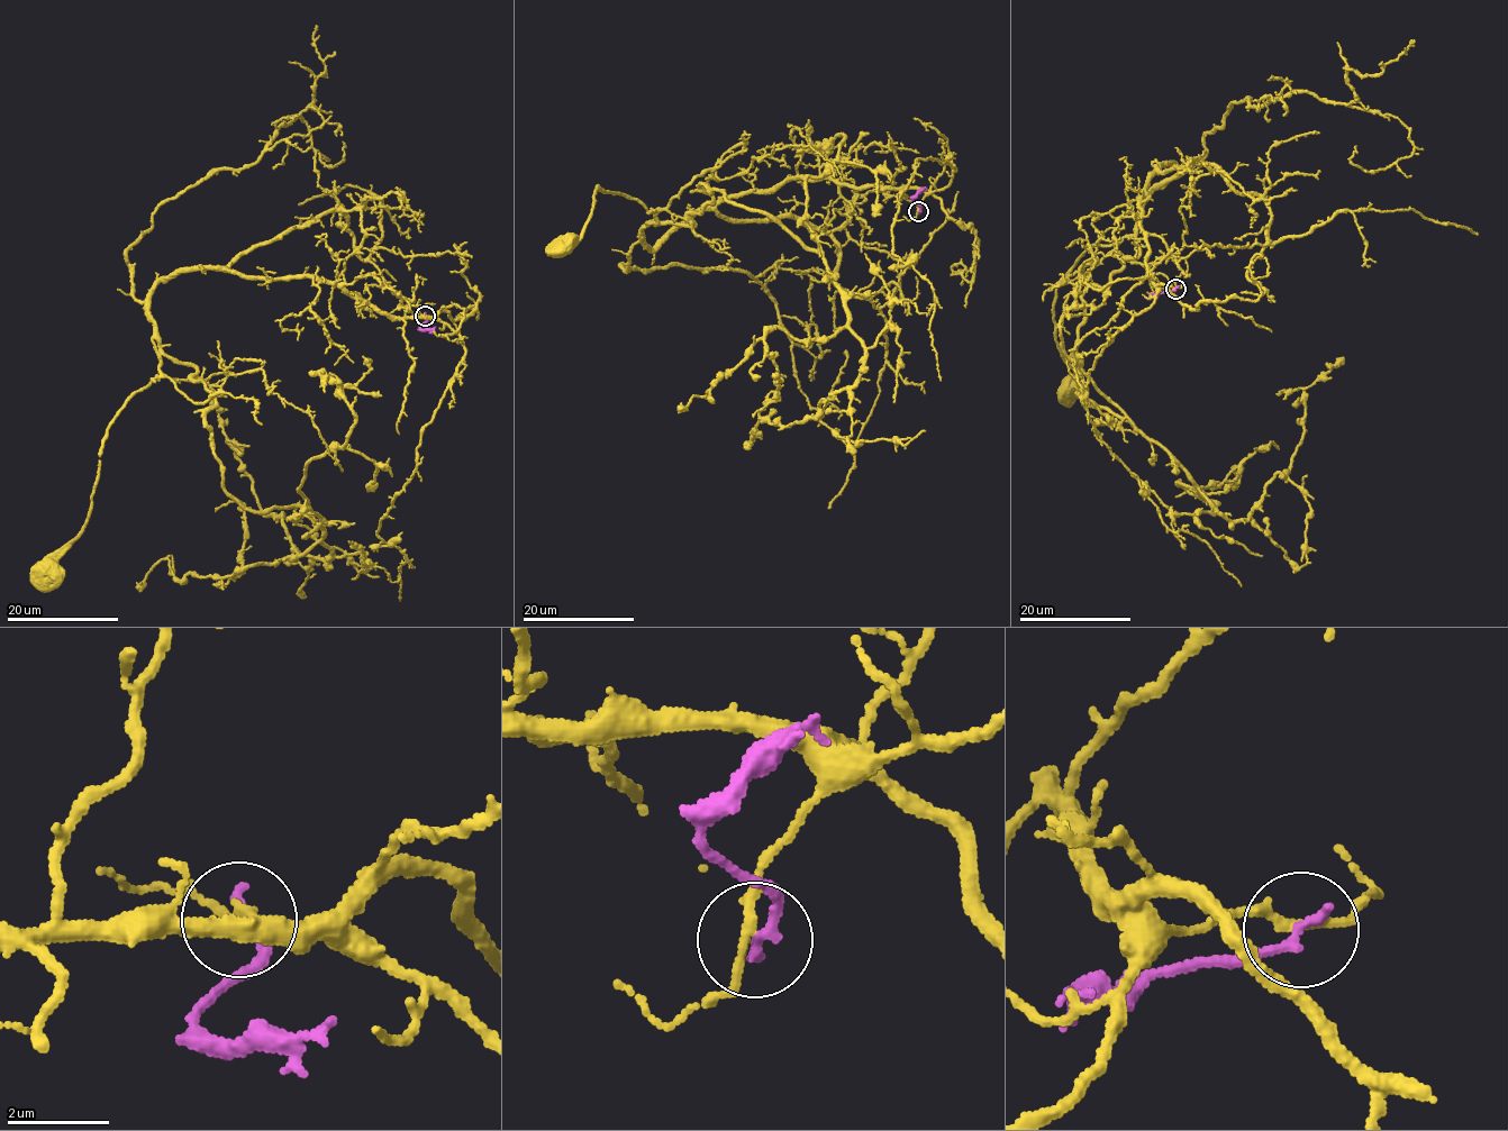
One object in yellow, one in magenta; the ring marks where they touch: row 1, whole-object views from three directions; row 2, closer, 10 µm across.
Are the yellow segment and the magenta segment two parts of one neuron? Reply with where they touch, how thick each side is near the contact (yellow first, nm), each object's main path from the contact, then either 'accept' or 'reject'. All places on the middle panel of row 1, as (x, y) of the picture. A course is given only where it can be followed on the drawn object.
(918, 211) | 170/240 nm | yellow via (918, 211), (914, 188), (783, 180), (653, 248), (655, 213), (597, 185), (574, 245), (560, 240) | magenta via (918, 211), (919, 207), (914, 199), (926, 189) | reject

